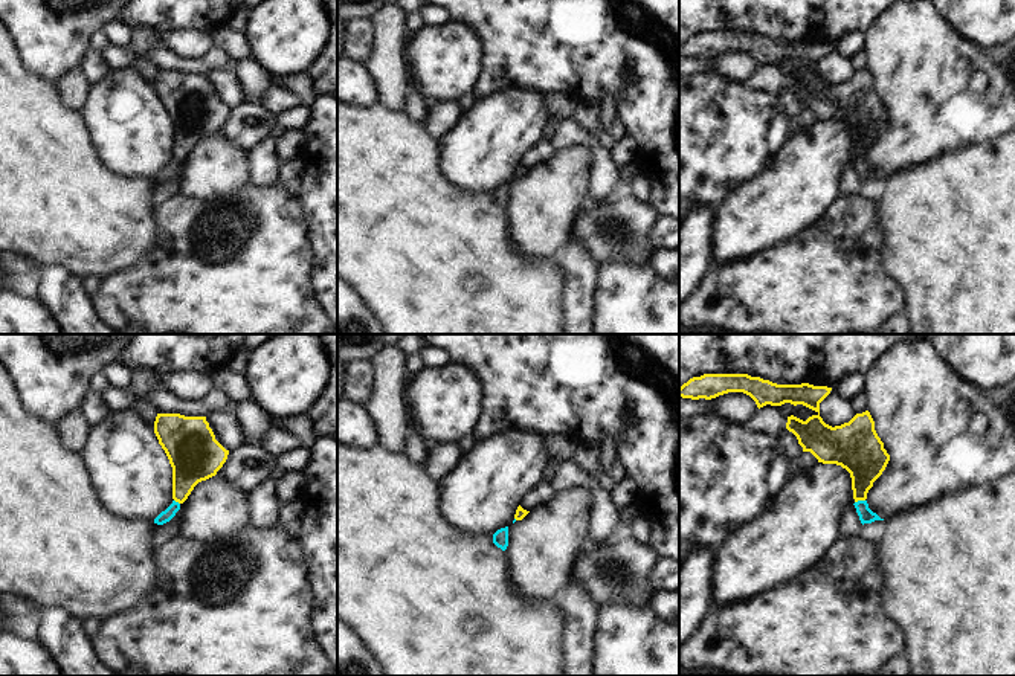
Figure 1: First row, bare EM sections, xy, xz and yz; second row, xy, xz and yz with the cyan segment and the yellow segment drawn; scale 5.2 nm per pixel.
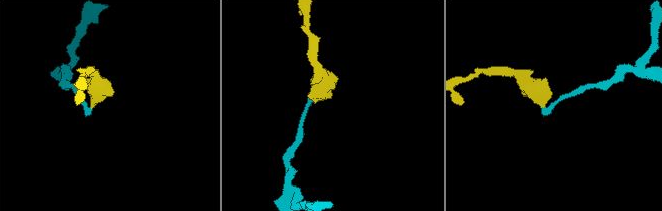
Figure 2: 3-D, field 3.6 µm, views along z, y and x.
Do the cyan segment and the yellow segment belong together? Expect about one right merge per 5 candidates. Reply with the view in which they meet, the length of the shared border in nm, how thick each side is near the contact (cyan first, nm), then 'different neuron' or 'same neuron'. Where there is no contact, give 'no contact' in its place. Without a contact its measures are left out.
meets cyan in yz; contact 60 nm long; 80 nm thick on the cyan side, 240 nm on the other; same neuron

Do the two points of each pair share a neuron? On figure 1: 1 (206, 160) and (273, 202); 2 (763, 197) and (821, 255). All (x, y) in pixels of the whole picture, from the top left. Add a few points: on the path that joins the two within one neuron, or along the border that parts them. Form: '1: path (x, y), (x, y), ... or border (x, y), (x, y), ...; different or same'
1: border (249, 183), (229, 200), (214, 202); different
2: border (829, 212), (823, 214), (811, 226), (766, 249); different

